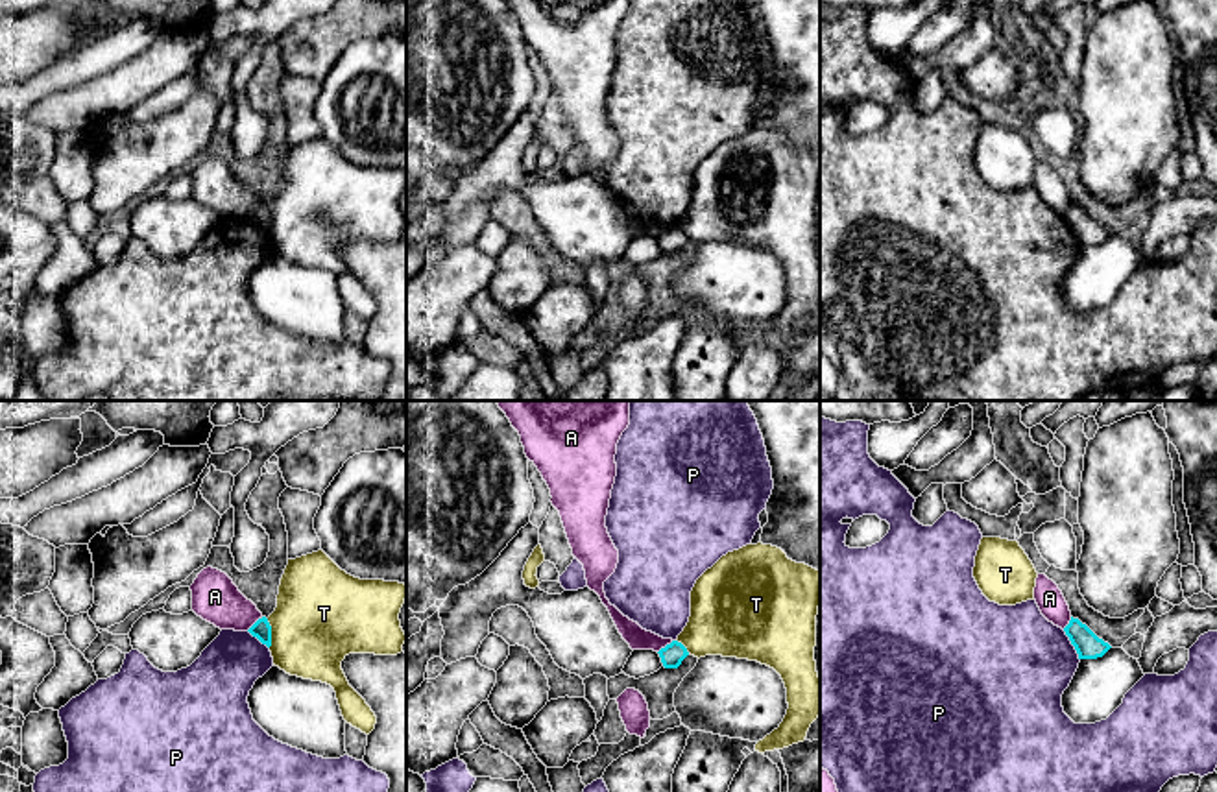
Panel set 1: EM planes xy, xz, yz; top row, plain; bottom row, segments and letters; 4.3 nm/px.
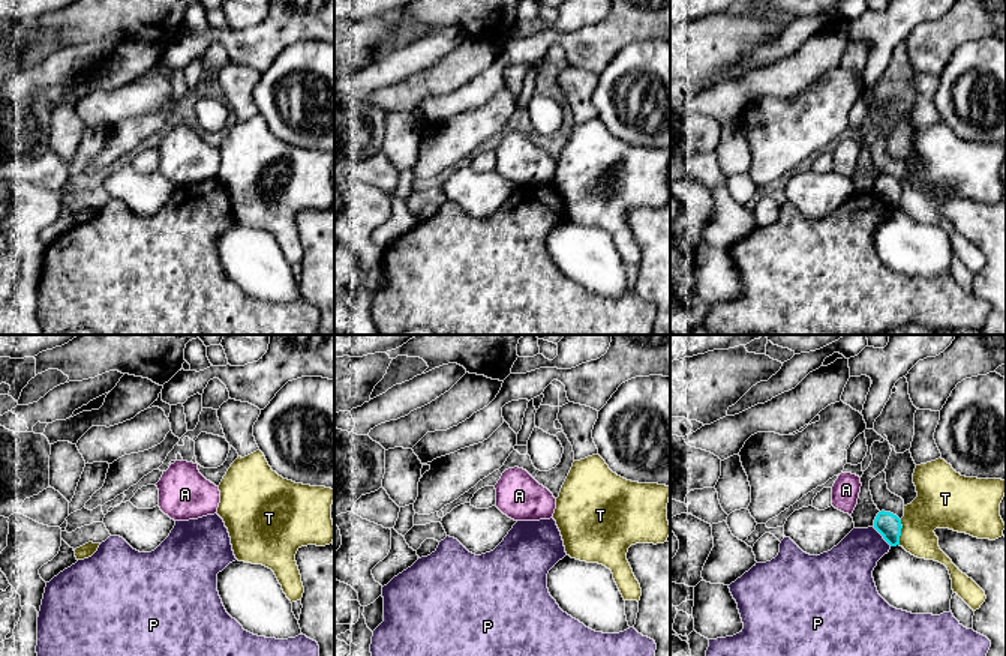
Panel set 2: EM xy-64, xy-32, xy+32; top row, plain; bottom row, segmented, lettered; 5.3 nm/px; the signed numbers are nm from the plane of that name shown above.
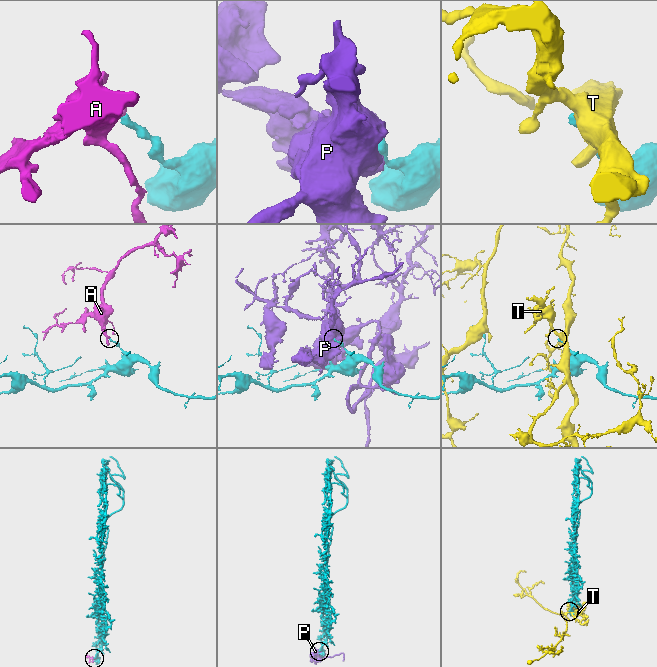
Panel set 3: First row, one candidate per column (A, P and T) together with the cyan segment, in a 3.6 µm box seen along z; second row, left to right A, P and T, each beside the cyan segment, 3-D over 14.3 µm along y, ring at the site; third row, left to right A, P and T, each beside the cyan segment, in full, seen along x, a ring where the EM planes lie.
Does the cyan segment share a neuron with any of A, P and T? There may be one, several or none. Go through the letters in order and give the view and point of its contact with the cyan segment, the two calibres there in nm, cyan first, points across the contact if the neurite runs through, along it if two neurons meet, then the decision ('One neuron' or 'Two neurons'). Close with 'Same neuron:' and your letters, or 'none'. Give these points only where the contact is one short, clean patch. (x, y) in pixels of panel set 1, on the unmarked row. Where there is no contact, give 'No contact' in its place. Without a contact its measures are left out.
A: Touches cyan at xy (255, 209). Thickness 80 nm (cyan) against 200 nm. Boundary: xy (263, 204), (246, 216). Two neurons
P: Touches cyan at yz (1072, 229). Thickness 110 nm (cyan) against 460 nm. Two neurons
T: Touches cyan at xy (270, 220). Thickness 80 nm (cyan) against 400 nm. Two neurons
Same neuron: none

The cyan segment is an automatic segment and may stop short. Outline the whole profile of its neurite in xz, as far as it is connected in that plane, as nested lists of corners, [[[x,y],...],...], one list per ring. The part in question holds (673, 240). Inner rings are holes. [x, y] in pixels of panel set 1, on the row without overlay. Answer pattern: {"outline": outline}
{"outline": [[[672,227],[665,234],[661,234],[657,240],[665,255],[678,255],[681,247],[689,242],[687,234],[678,227]]]}

